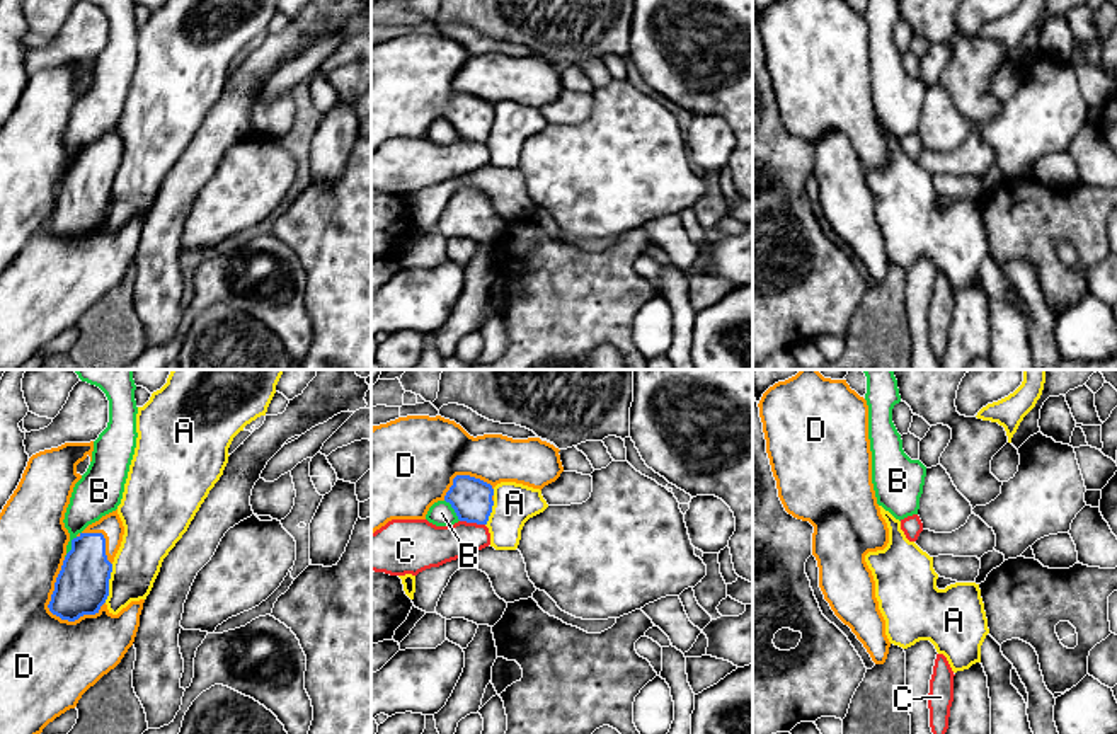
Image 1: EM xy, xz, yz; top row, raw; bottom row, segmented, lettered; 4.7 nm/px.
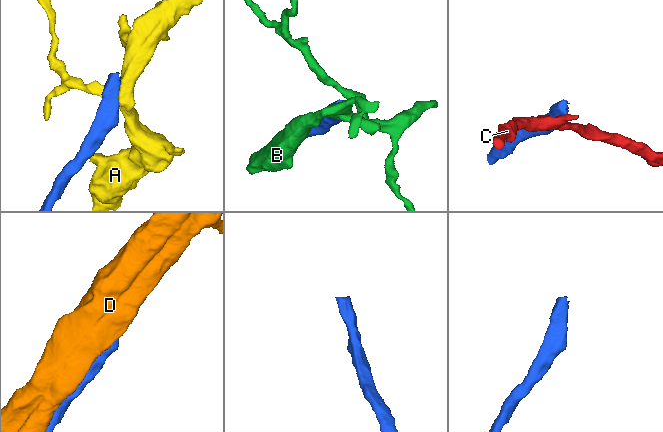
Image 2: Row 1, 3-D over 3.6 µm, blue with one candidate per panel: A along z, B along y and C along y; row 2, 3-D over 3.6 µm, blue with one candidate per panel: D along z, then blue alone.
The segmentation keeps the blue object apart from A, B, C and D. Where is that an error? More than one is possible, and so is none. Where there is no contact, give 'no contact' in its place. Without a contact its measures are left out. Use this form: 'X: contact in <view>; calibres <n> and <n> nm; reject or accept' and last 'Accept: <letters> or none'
A: contact in xy; calibres 260 and 220 nm; reject
B: contact in xz; calibres 200 and 120 nm; reject
C: contact in xz; calibres 200 and 220 nm; reject
D: contact in xy; calibres 260 and 420 nm; accept
Accept: D

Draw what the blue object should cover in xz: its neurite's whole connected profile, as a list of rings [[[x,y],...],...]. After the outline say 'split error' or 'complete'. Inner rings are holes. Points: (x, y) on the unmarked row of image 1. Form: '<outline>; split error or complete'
[[[407,34],[371,46],[371,152],[392,138],[426,138],[429,126],[446,119],[460,140],[487,143],[494,106],[516,100],[543,107],[564,90],[558,66],[540,56],[470,54],[441,34]]]; split error

